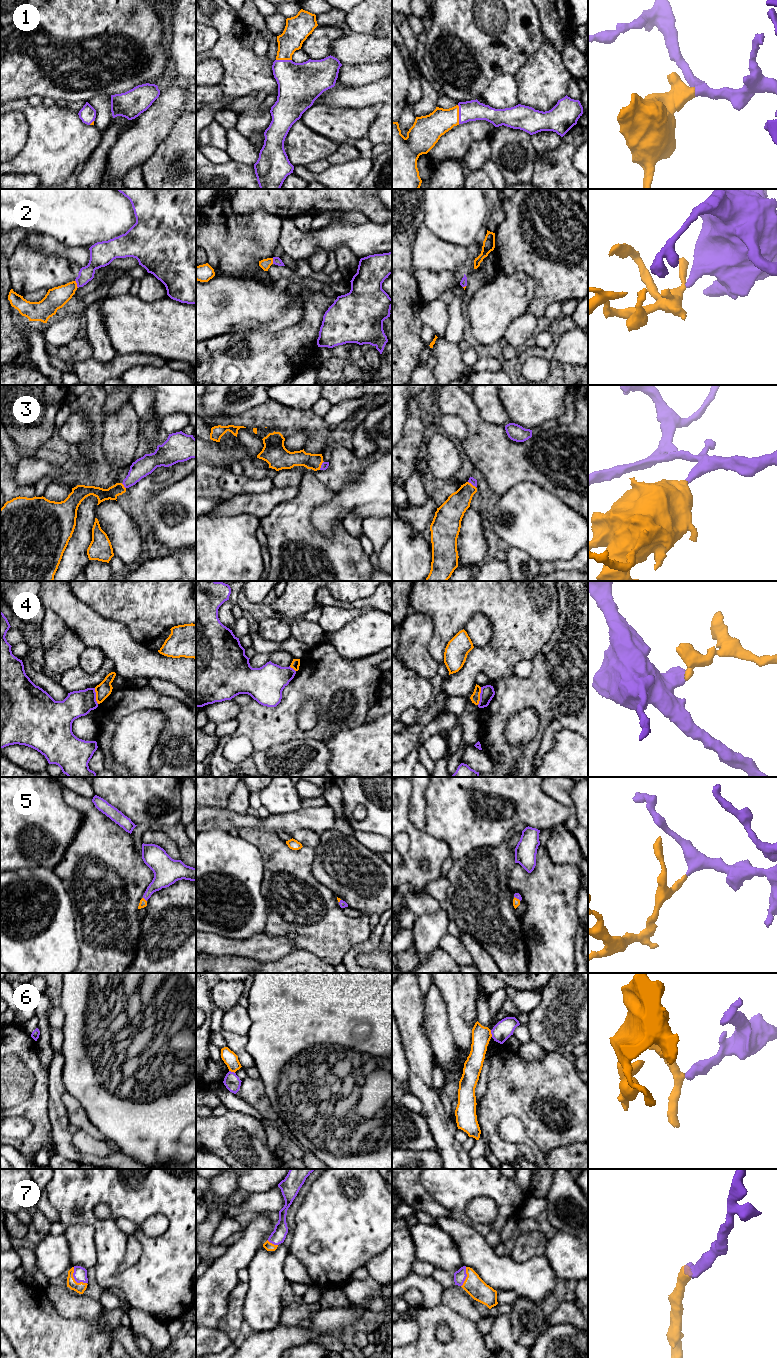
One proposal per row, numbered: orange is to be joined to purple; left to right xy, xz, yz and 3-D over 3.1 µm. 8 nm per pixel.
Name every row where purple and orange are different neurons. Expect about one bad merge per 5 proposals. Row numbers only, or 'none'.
4, 6

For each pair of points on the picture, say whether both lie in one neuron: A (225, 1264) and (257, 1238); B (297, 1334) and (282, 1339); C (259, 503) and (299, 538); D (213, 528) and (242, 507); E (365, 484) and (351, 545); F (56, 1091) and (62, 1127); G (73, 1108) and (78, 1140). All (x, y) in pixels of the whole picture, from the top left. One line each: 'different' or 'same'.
A: same
B: same
C: different
D: different
E: different
F: same
G: different

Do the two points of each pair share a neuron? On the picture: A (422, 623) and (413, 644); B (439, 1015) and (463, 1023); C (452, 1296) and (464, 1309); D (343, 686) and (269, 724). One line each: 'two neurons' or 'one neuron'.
A: one neuron
B: two neurons
C: one neuron
D: one neuron

